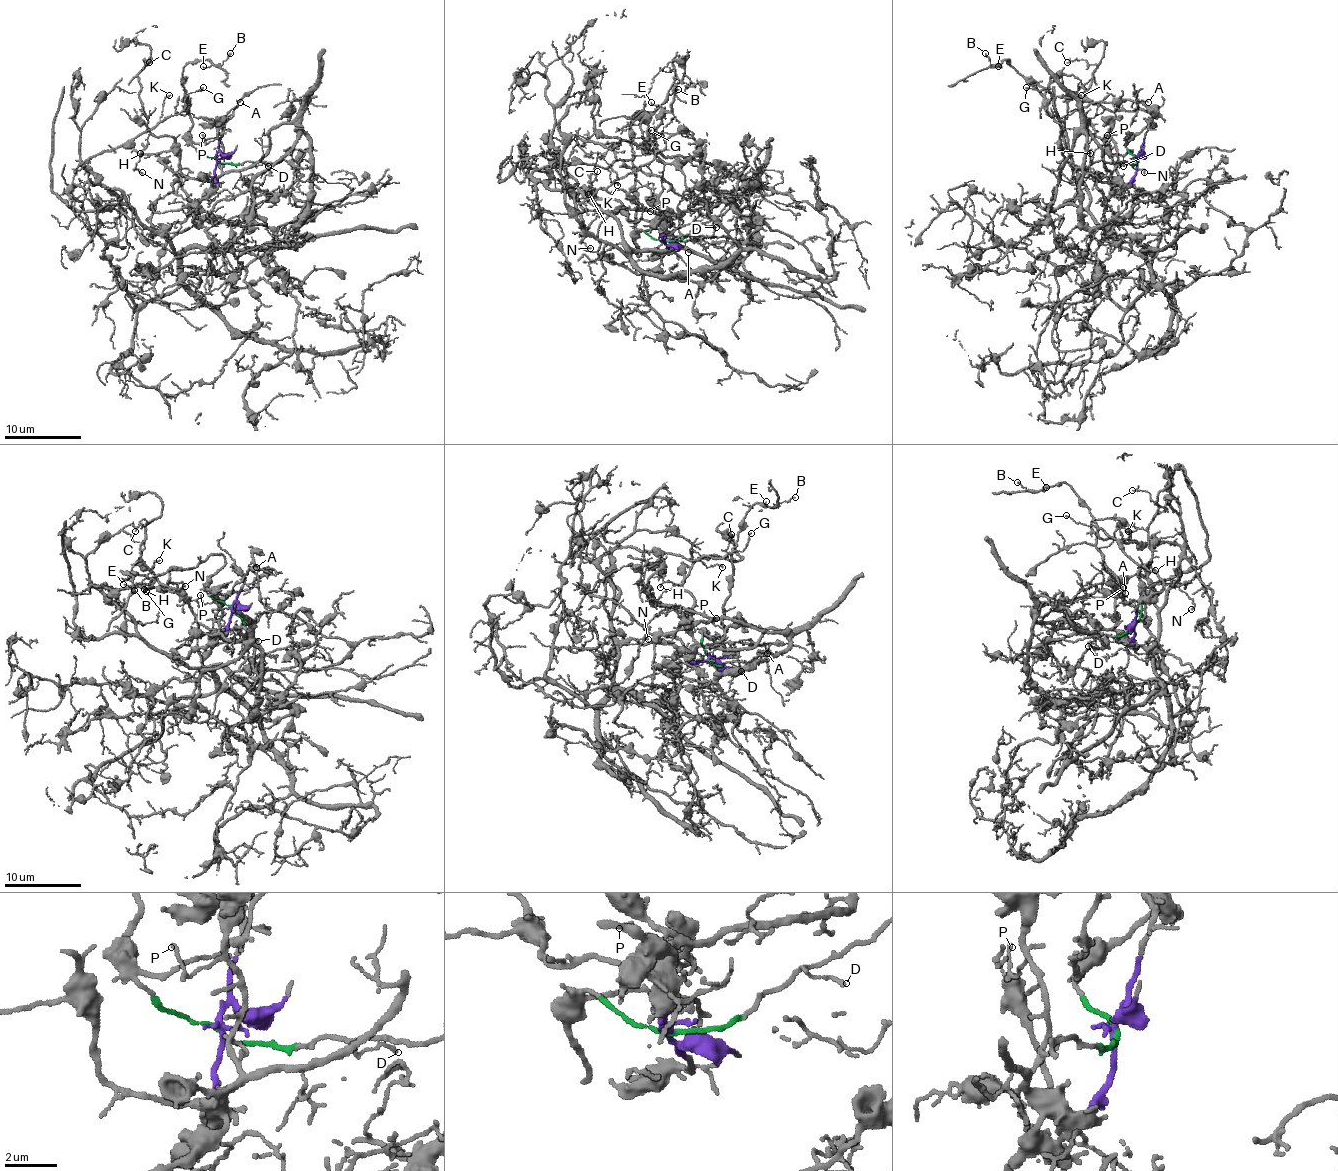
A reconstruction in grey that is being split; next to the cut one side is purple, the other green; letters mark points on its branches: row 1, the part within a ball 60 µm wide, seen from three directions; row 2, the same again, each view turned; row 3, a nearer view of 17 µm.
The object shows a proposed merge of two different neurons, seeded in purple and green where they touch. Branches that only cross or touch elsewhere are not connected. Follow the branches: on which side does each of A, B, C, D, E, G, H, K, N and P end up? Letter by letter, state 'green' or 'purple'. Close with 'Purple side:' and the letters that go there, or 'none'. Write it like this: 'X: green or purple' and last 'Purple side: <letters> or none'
A: green
B: green
C: purple
D: green
E: green
G: green
H: purple
K: green
N: purple
P: purple
Purple side: C, H, N, P

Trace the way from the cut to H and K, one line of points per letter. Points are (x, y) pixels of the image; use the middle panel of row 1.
H: (663, 241), (660, 226), (637, 220), (631, 222), (619, 203), (598, 197), (595, 189), (589, 195)
K: (663, 241), (641, 229), (639, 256), (633, 157), (608, 168), (618, 185)

